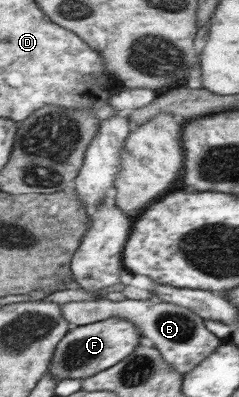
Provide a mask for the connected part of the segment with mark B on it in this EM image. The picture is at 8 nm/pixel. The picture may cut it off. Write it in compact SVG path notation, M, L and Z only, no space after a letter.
M100 297L96 300L69 301L60 305L60 317L68 322L71 328L103 321L109 317L121 317L133 323L139 329L140 335L147 337L152 347L160 352L165 363L169 363L169 367L181 373L181 376L189 373L195 365L199 365L222 343L222 340L205 329L204 322L199 317L173 303L154 299L147 299L147 301L125 299L113 302Z

